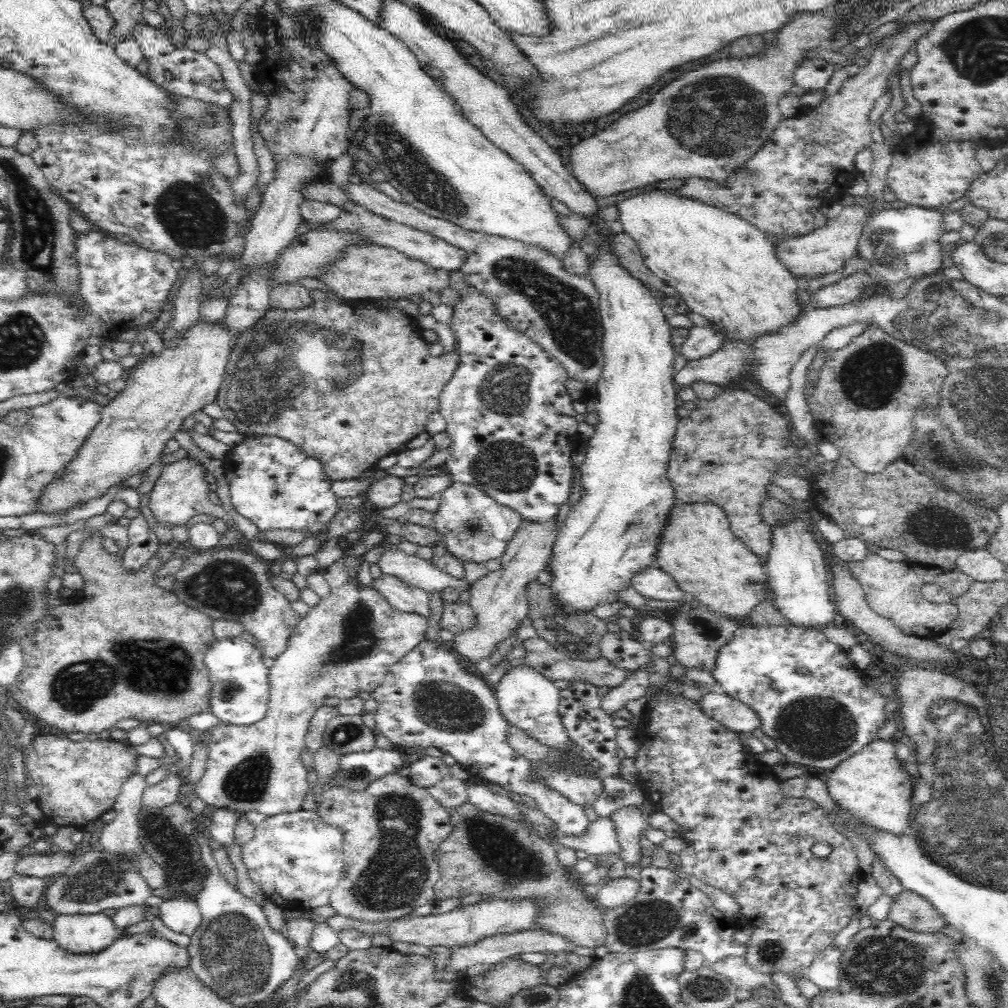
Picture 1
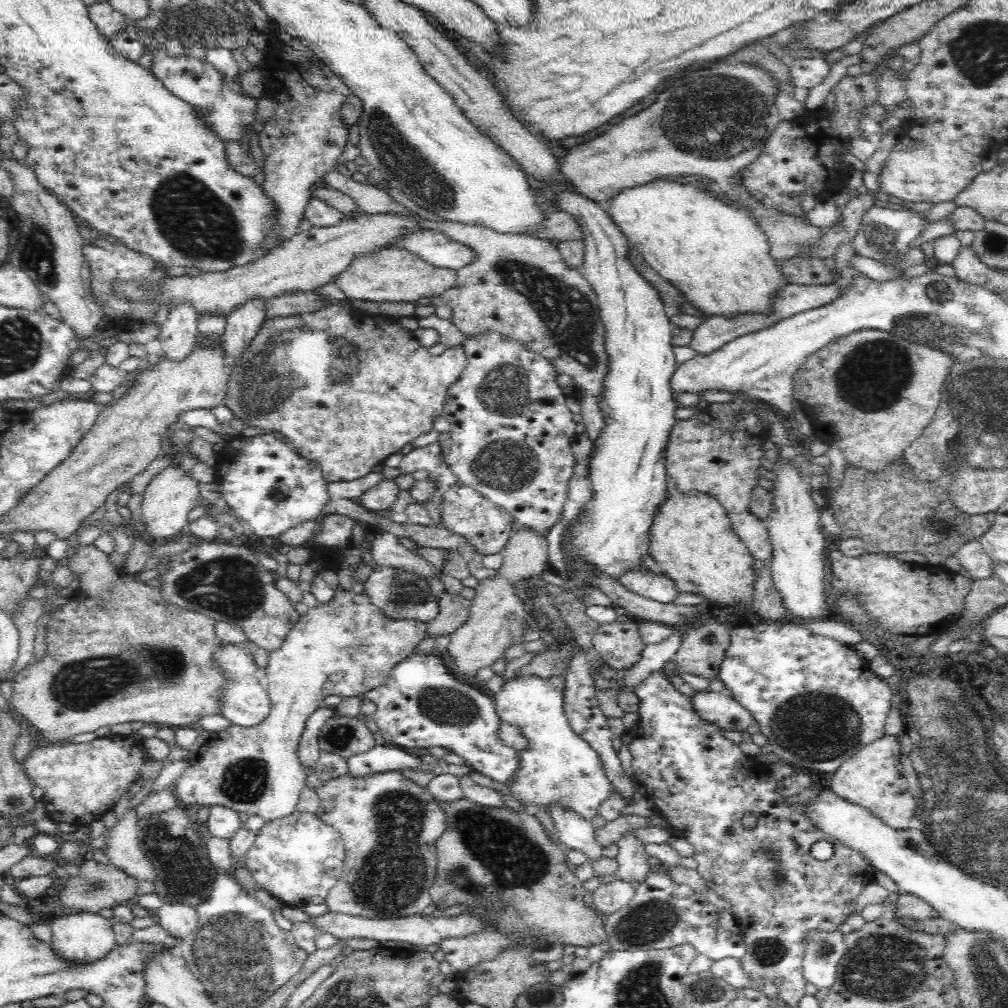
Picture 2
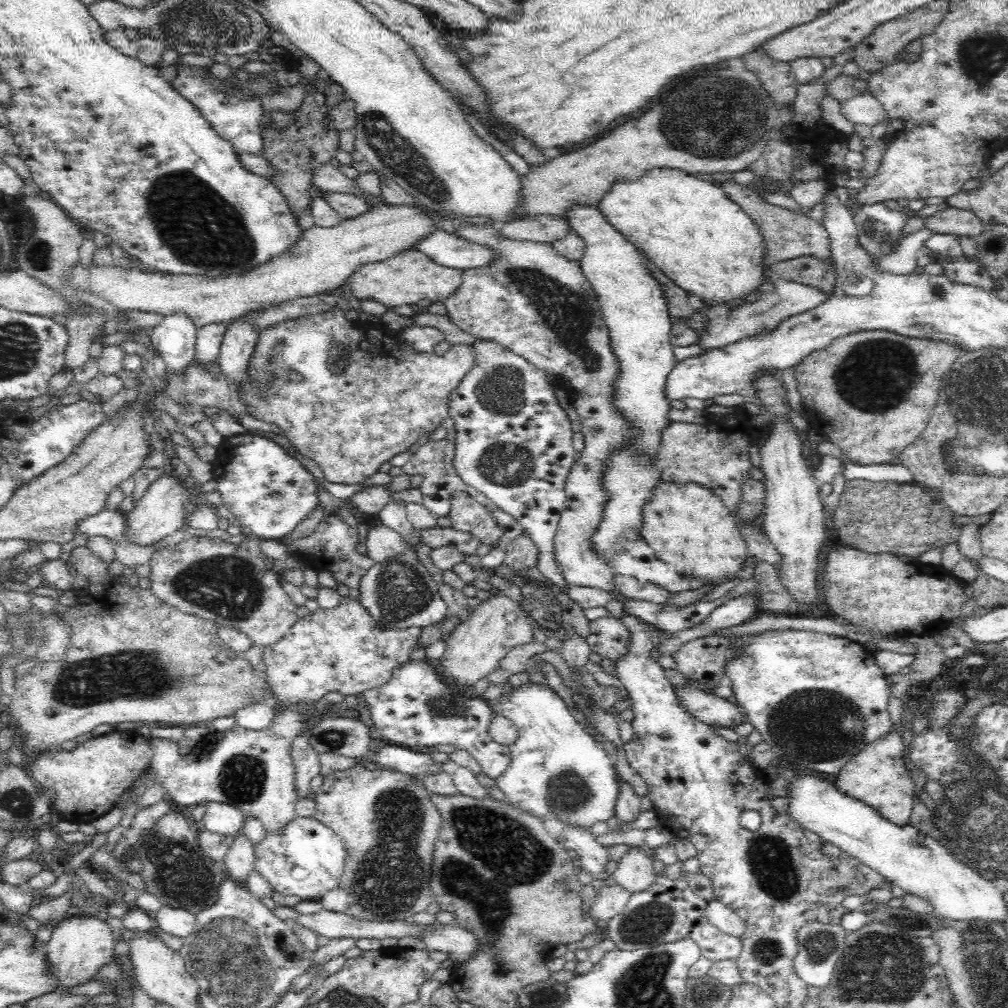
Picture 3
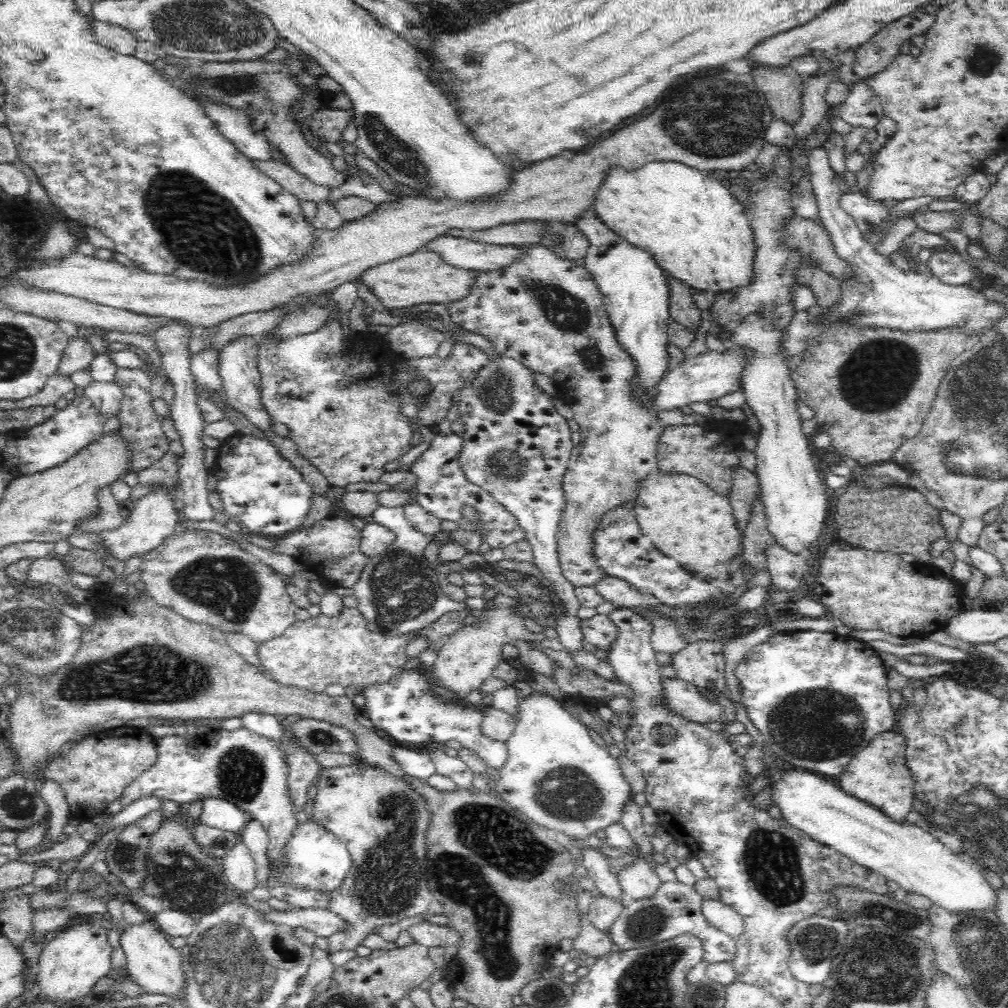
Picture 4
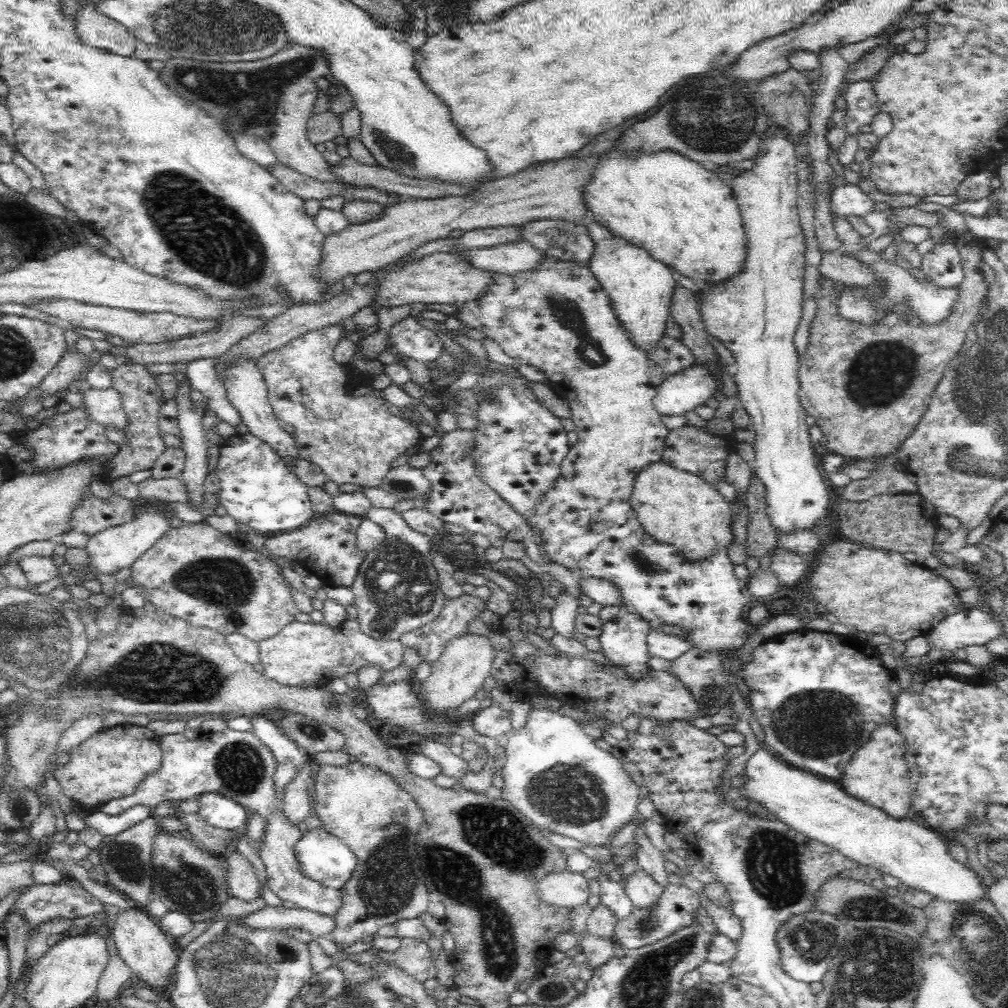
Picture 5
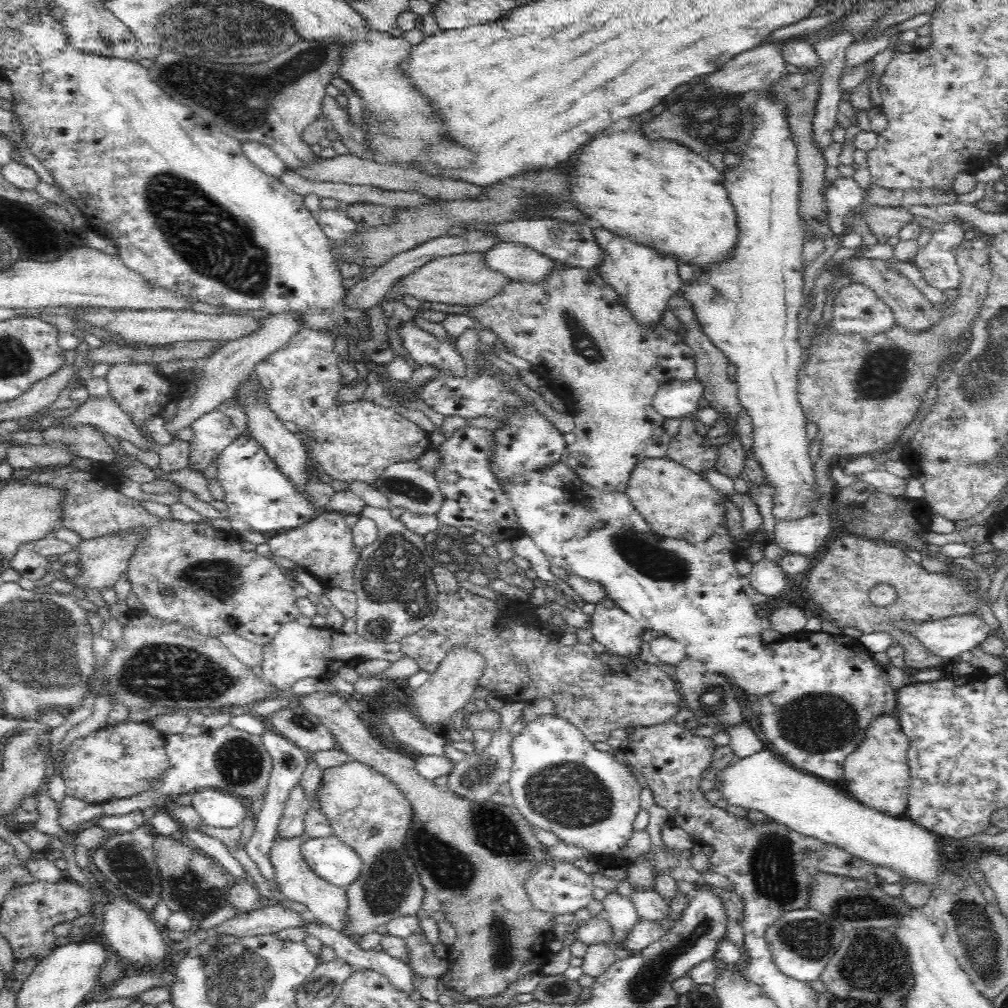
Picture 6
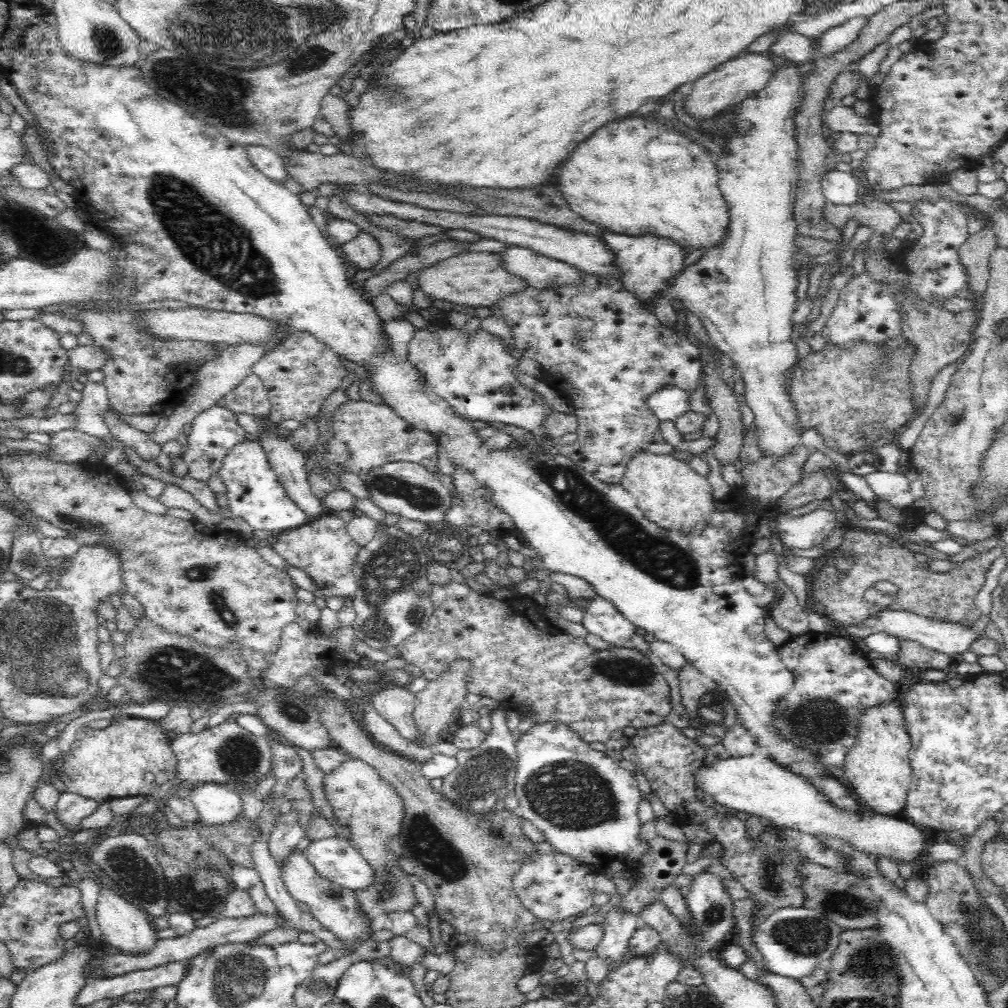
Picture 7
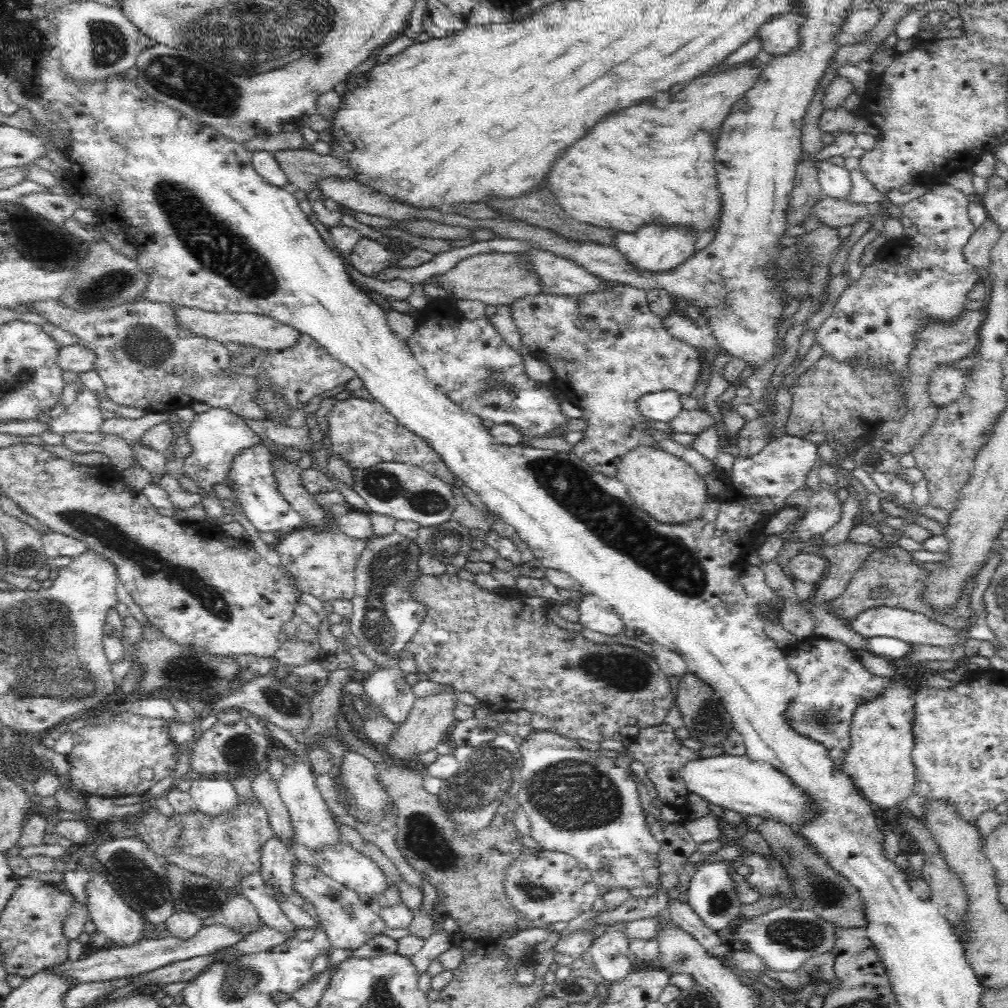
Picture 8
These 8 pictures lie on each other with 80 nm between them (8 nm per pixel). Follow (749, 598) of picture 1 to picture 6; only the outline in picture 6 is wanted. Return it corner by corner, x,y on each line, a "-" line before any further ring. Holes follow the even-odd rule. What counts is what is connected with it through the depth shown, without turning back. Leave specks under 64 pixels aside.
671,458
638,460
625,482
625,492
655,532
667,538
680,537
694,544
712,534
712,528
716,528
726,514
722,495
712,484
702,474

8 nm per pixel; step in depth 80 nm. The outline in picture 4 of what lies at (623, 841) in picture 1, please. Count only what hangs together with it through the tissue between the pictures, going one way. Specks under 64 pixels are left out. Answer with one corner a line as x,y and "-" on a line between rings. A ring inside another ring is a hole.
640,858
617,875
623,895
630,901
652,899
661,888
661,881
650,866

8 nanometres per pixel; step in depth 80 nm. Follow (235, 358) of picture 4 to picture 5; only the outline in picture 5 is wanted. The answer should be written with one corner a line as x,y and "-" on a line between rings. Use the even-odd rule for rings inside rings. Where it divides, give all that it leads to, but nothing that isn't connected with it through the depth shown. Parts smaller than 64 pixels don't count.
236,360
228,368
228,383
226,384
226,393
229,402
239,411
243,424
250,429
250,434
268,445
274,452
274,455
286,465
286,469
292,471
296,466
296,460
300,460
300,448
296,447
295,437
284,432
282,423
277,419
268,399
268,388
264,383
264,378
258,370
256,362
245,362
245,360

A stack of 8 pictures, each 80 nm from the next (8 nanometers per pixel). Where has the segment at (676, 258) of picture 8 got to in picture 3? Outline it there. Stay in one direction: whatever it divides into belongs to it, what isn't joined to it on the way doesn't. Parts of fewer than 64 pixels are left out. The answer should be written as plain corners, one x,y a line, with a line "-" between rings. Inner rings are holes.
576,206
568,212
566,219
570,228
586,243
580,266
596,291
604,322
608,325
612,349
619,356
622,374
617,381
617,404
628,420
641,430
641,436
633,440
626,451
615,453
608,462
604,485
611,499
592,542
603,560
609,546
620,540
629,529
640,532
641,506
652,496
652,490
660,480
654,461
660,446
660,434
671,423
667,418
671,406
664,397
664,385
675,365
673,347
669,343
674,320
667,309
662,283
654,275
655,268
644,251
616,232
596,207

